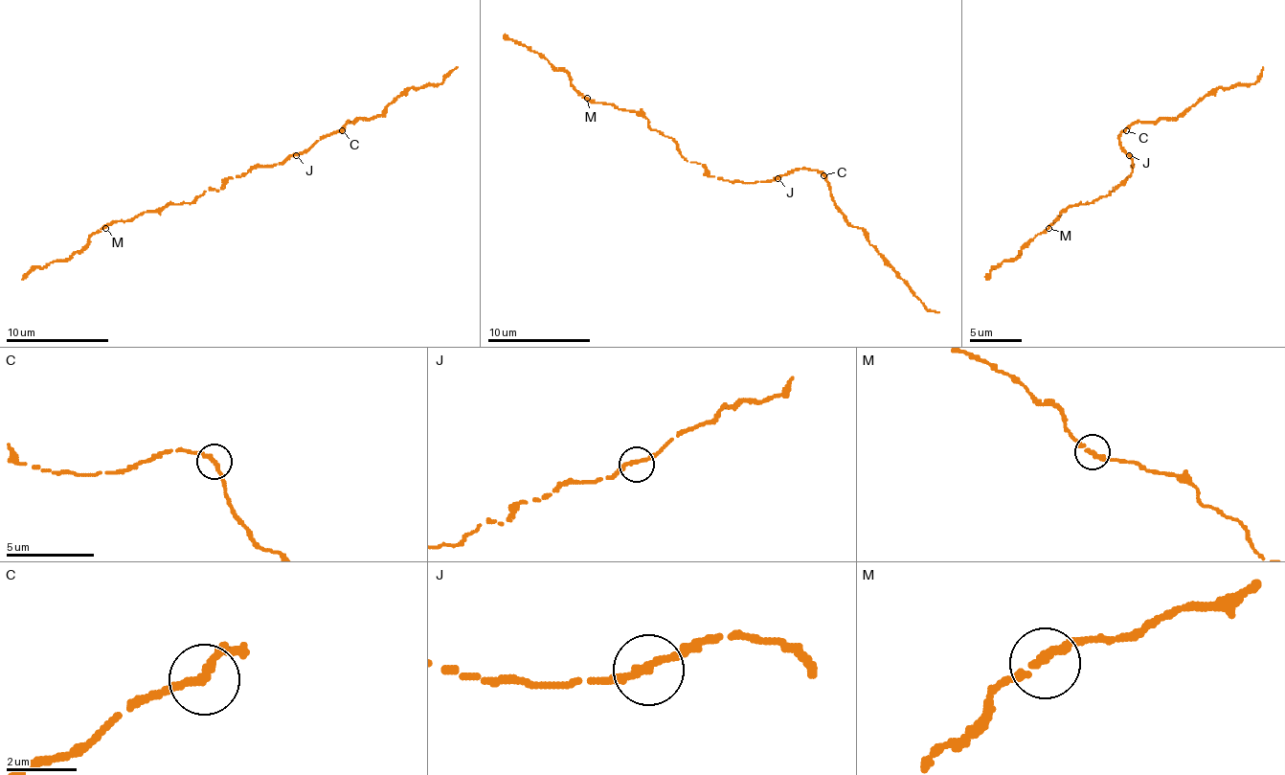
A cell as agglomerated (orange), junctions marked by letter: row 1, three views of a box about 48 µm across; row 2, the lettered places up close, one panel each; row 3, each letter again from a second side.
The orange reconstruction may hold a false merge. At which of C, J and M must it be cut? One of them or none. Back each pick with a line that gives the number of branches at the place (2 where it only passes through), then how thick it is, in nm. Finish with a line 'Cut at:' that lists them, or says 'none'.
Cut at: none

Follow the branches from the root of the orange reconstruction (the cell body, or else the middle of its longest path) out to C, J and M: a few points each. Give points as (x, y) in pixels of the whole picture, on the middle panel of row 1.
C: (729, 181), (744, 183), (770, 181), (801, 168), (824, 175)
J: (729, 181), (755, 183), (777, 178)
M: (729, 181), (710, 175), (700, 163), (690, 163), (643, 116), (587, 98)

